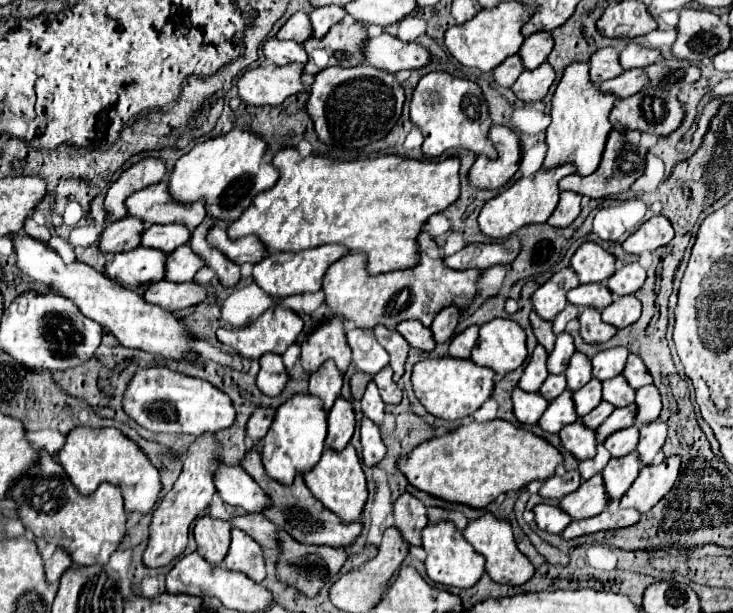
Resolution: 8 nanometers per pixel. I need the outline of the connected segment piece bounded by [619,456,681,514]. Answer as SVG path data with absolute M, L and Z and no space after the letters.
M671 456L657 466L643 468L627 494L619 500L621 508L635 508L641 514L649 512L673 488L679 466L679 458Z

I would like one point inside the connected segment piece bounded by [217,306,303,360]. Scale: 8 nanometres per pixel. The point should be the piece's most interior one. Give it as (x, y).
(277, 328)

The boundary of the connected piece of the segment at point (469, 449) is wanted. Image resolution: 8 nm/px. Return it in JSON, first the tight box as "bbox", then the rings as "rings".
{"bbox":[397,420,563,508],"rings":[[[505,420],[463,424],[447,436],[419,444],[397,460],[401,474],[417,490],[471,508],[485,508],[499,494],[521,490],[531,480],[547,480],[555,474],[559,464],[563,464],[563,456],[557,448],[529,430],[517,428]]]}

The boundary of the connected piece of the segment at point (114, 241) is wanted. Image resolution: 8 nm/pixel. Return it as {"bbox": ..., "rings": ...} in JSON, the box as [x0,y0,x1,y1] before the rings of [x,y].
{"bbox":[99,216,145,254],"rings":[[[125,216],[123,220],[117,220],[103,230],[103,236],[99,240],[99,248],[105,254],[133,250],[141,244],[143,232],[145,232],[143,220],[139,220],[135,216]]]}

